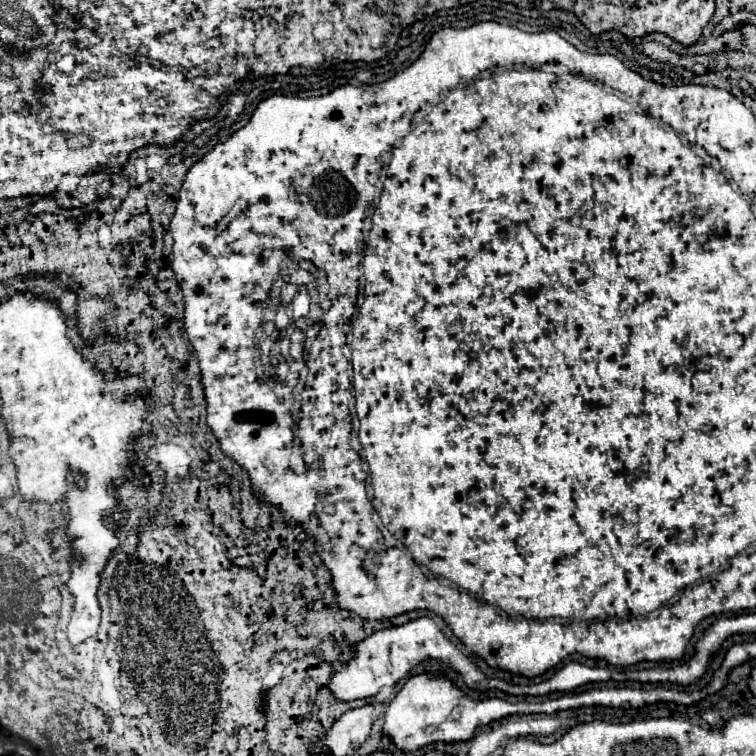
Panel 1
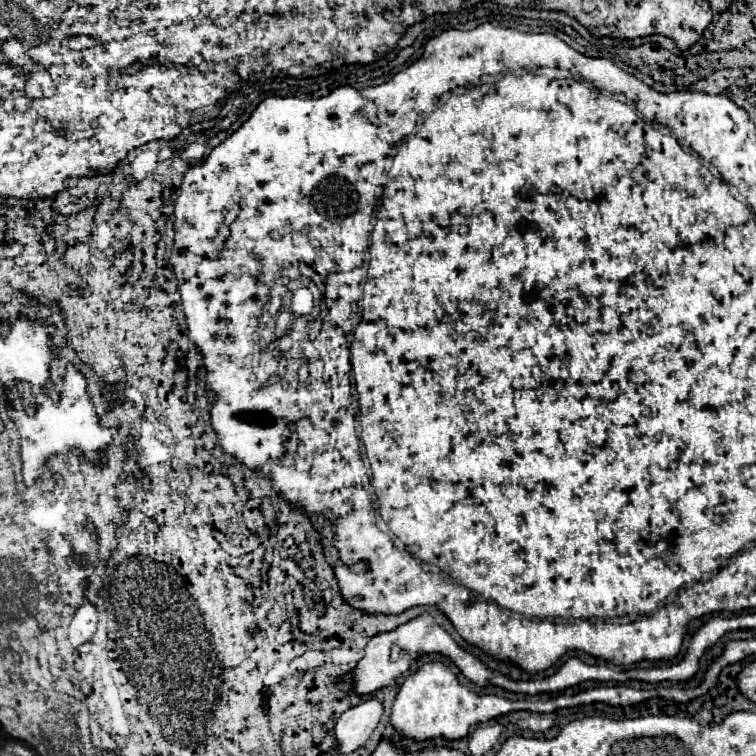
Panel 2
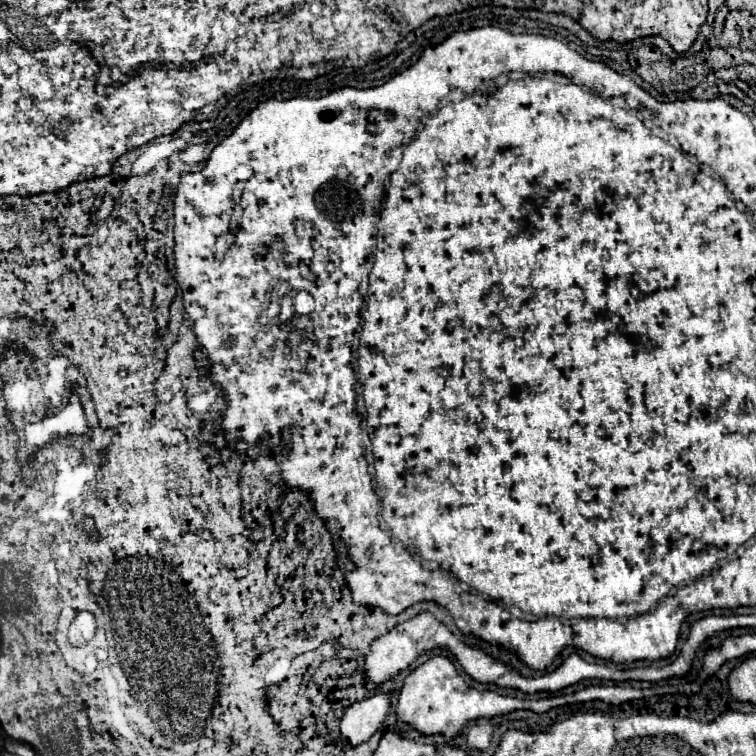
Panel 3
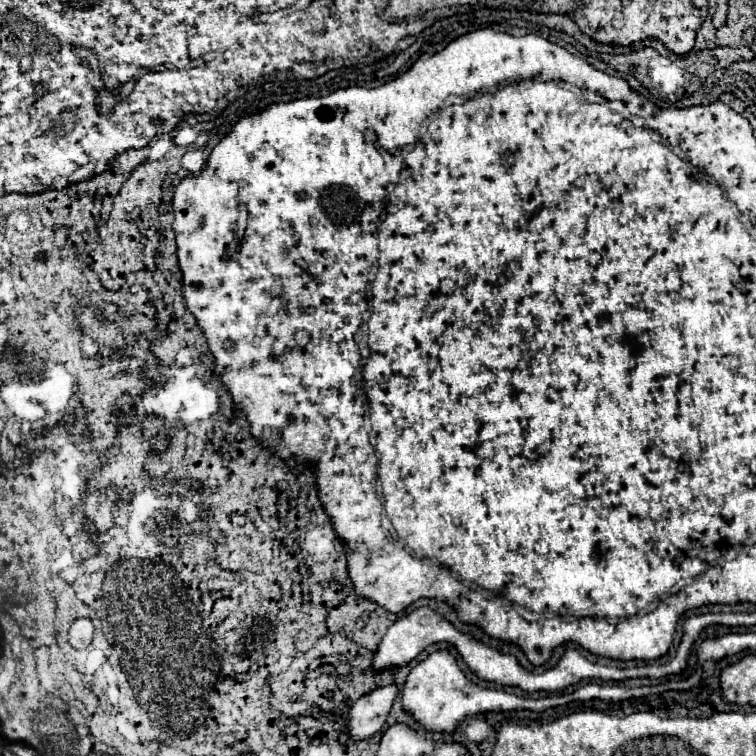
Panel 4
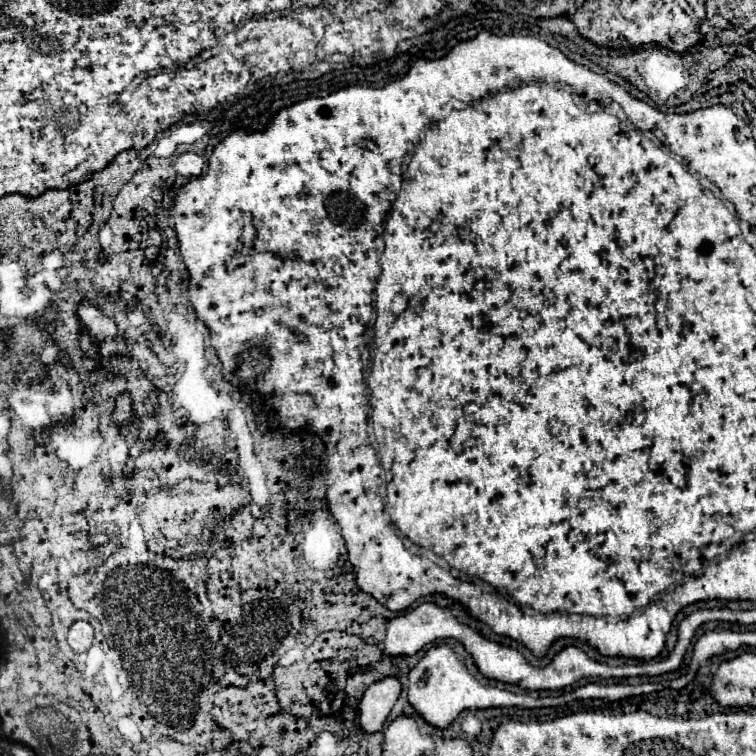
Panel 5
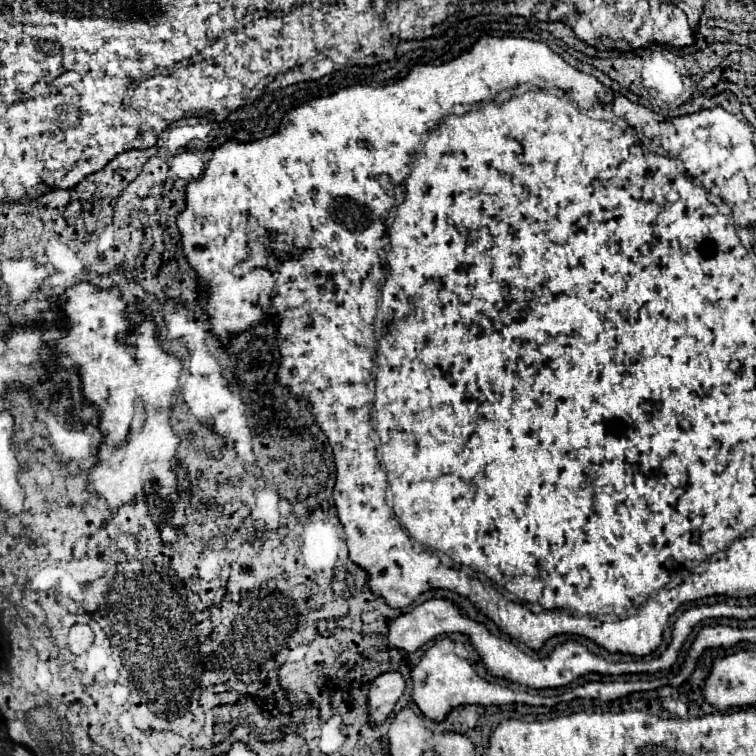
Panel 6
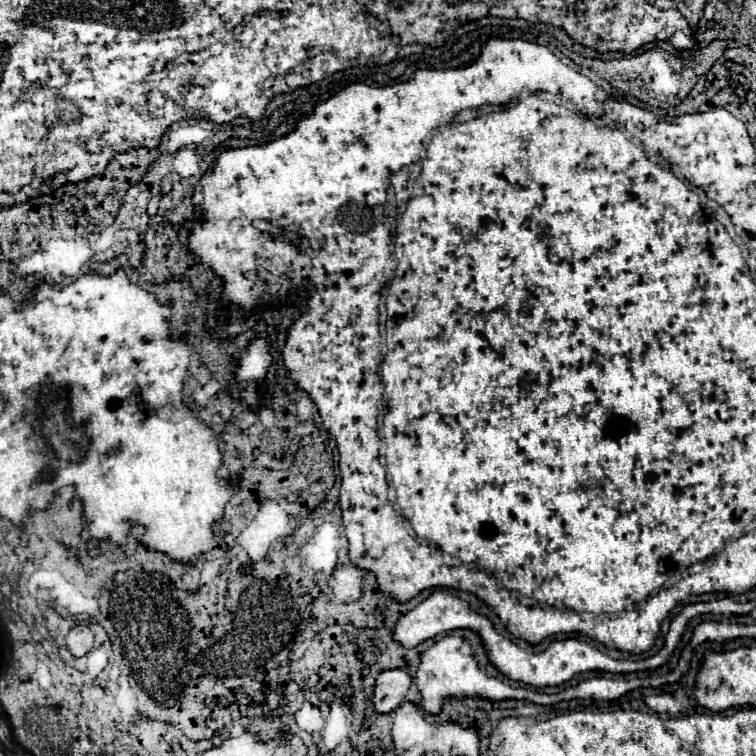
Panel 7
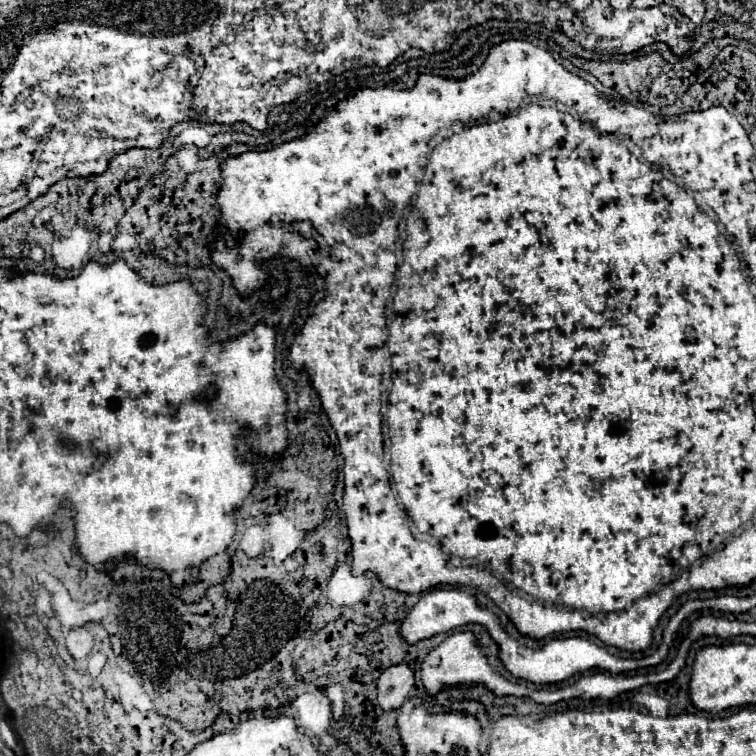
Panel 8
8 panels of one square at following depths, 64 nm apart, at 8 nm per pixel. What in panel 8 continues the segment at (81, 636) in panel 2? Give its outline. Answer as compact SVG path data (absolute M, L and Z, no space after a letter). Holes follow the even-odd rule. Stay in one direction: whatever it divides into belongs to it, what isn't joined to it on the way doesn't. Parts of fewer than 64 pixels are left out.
M74 628L66 636L66 648L72 654L72 658L84 658L94 646L94 638L88 634L86 628Z

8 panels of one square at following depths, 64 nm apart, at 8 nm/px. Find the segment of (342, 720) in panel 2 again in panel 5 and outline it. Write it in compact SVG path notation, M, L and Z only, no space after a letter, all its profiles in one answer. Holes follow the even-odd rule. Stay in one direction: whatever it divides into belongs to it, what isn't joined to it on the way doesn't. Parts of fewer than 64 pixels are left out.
M390 676L372 684L364 692L362 700L358 702L358 724L362 732L372 734L382 730L392 706L400 696L400 690L402 690L400 680Z

